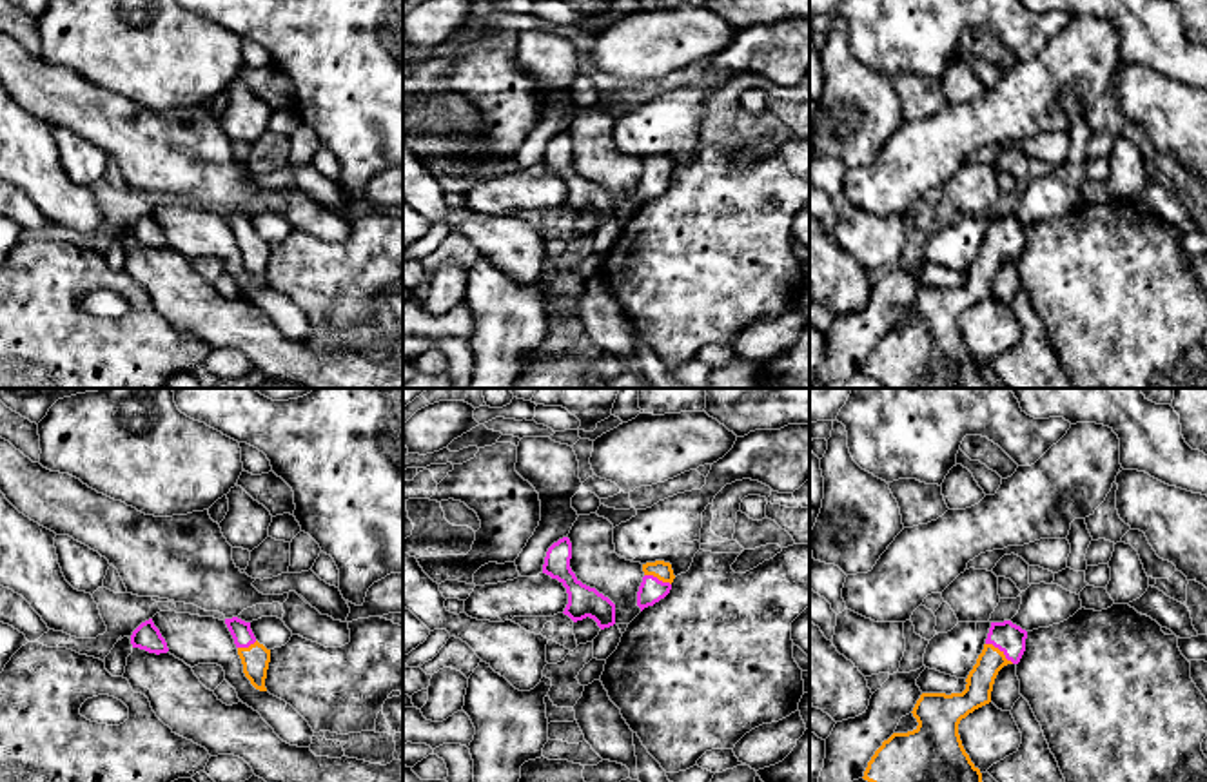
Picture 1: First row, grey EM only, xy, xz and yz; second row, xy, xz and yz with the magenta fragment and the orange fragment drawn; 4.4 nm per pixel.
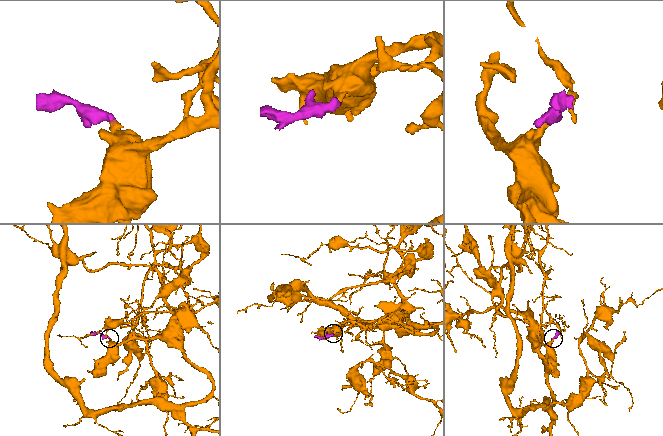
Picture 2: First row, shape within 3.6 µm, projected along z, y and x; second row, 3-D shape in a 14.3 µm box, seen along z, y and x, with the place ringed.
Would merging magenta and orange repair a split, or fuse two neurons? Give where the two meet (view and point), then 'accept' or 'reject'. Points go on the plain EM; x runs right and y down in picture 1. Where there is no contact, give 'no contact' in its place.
yz (1000, 244) | accept

